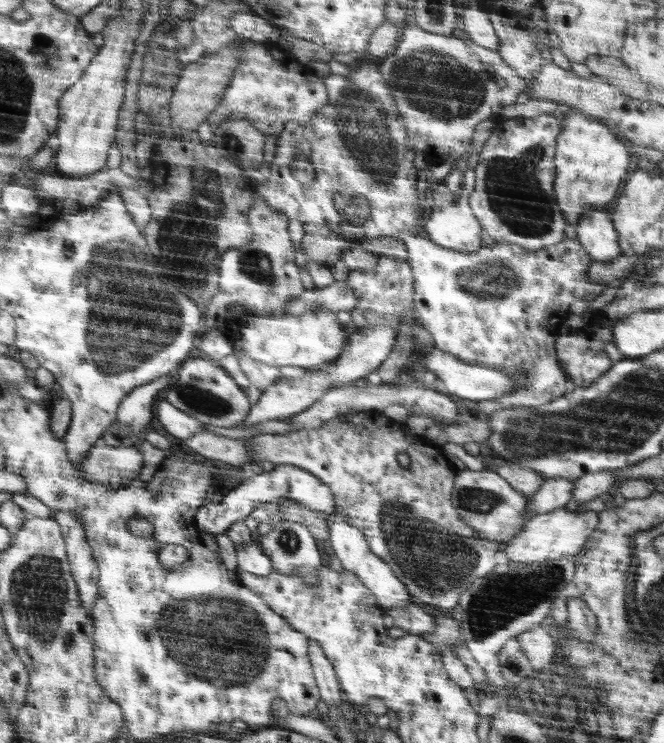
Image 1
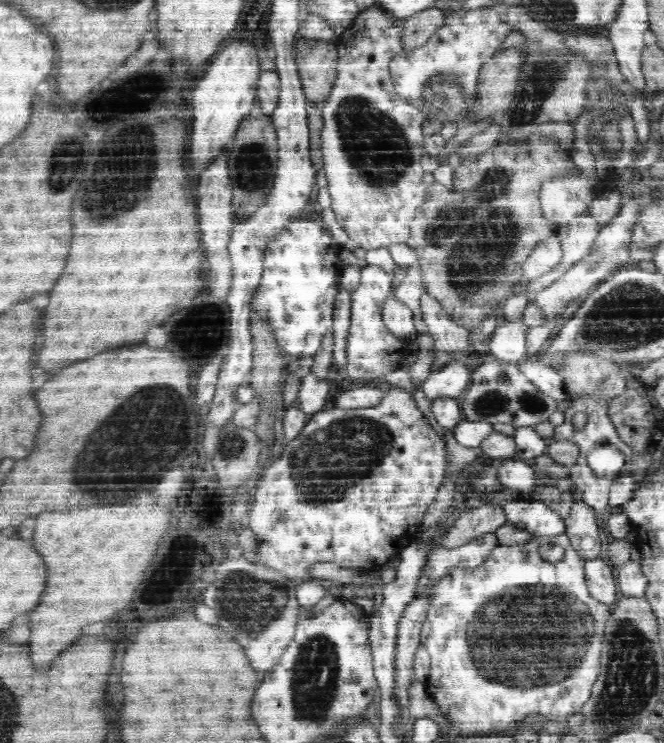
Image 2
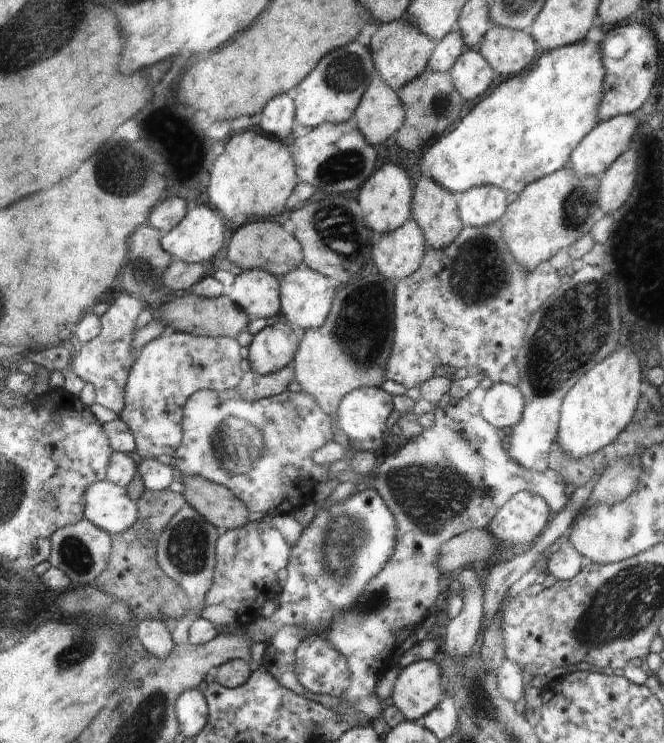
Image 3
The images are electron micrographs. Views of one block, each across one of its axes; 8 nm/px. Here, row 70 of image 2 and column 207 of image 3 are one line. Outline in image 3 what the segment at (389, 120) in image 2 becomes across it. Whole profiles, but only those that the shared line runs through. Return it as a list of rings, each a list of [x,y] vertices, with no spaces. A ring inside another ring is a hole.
[[[169,330],[145,344],[131,366],[125,405],[118,415],[134,433],[140,458],[174,456],[184,442],[184,406],[194,392],[202,389],[233,389],[244,378],[240,368],[240,343],[232,337],[205,337]]]

